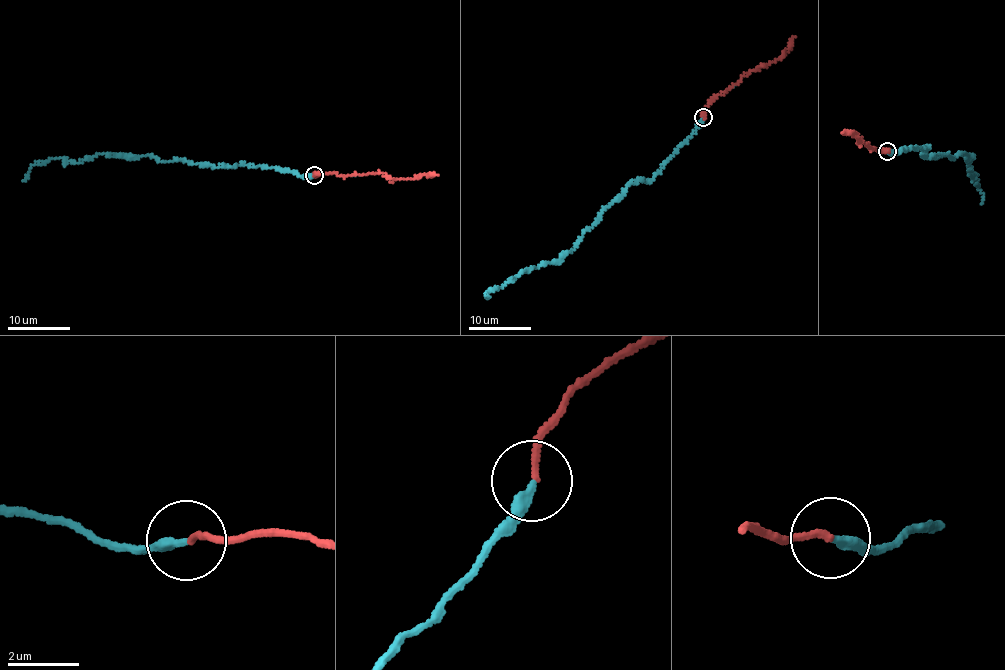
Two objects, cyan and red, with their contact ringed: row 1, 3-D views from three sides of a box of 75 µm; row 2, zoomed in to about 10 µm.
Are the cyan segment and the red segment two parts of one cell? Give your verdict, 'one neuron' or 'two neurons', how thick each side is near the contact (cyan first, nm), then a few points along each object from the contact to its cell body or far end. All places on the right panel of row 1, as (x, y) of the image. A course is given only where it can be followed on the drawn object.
one neuron | 280/190 nm | cyan via (888, 150), (926, 147), (925, 157), (971, 157), (970, 174), (976, 176), (982, 204) | red via (886, 150), (866, 147), (857, 135), (844, 132)

